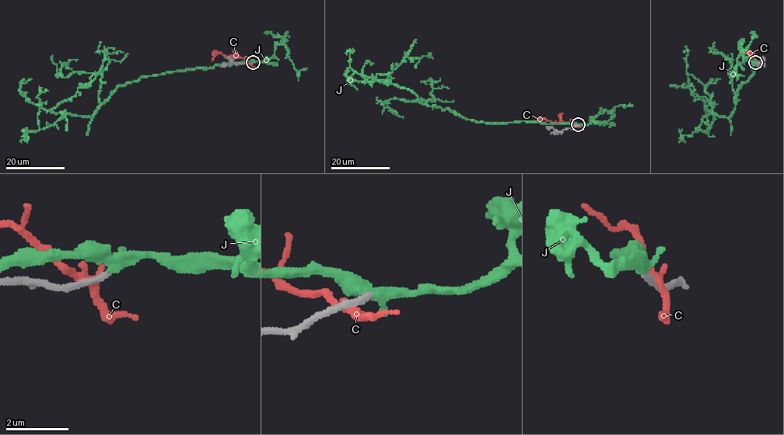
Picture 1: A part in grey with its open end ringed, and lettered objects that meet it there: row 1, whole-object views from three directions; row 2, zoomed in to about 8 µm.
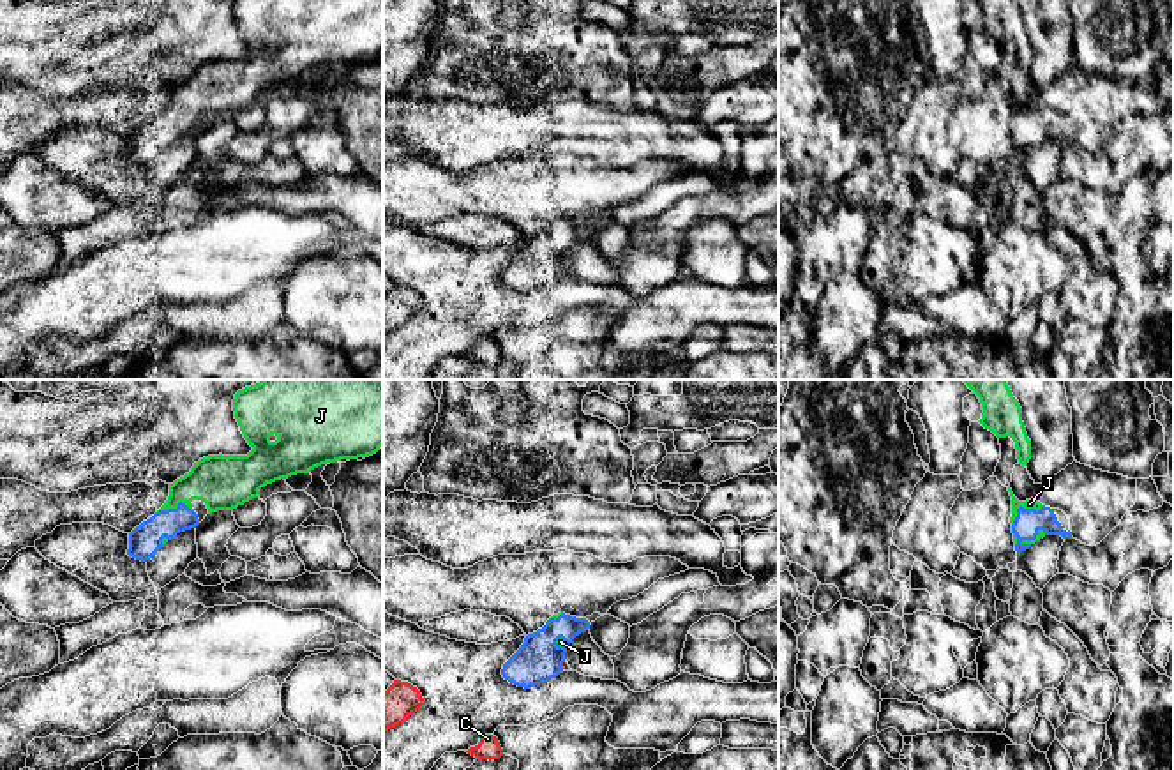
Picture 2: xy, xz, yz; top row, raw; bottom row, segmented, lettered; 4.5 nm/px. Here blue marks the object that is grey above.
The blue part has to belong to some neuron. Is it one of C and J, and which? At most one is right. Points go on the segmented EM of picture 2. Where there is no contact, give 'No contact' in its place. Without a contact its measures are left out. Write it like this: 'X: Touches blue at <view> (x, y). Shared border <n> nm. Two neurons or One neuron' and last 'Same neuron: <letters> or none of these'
C: No contact. Two neurons
J: Touches blue at yz (1023, 507). Shared border 180 nm. One neuron
Same neuron: J

